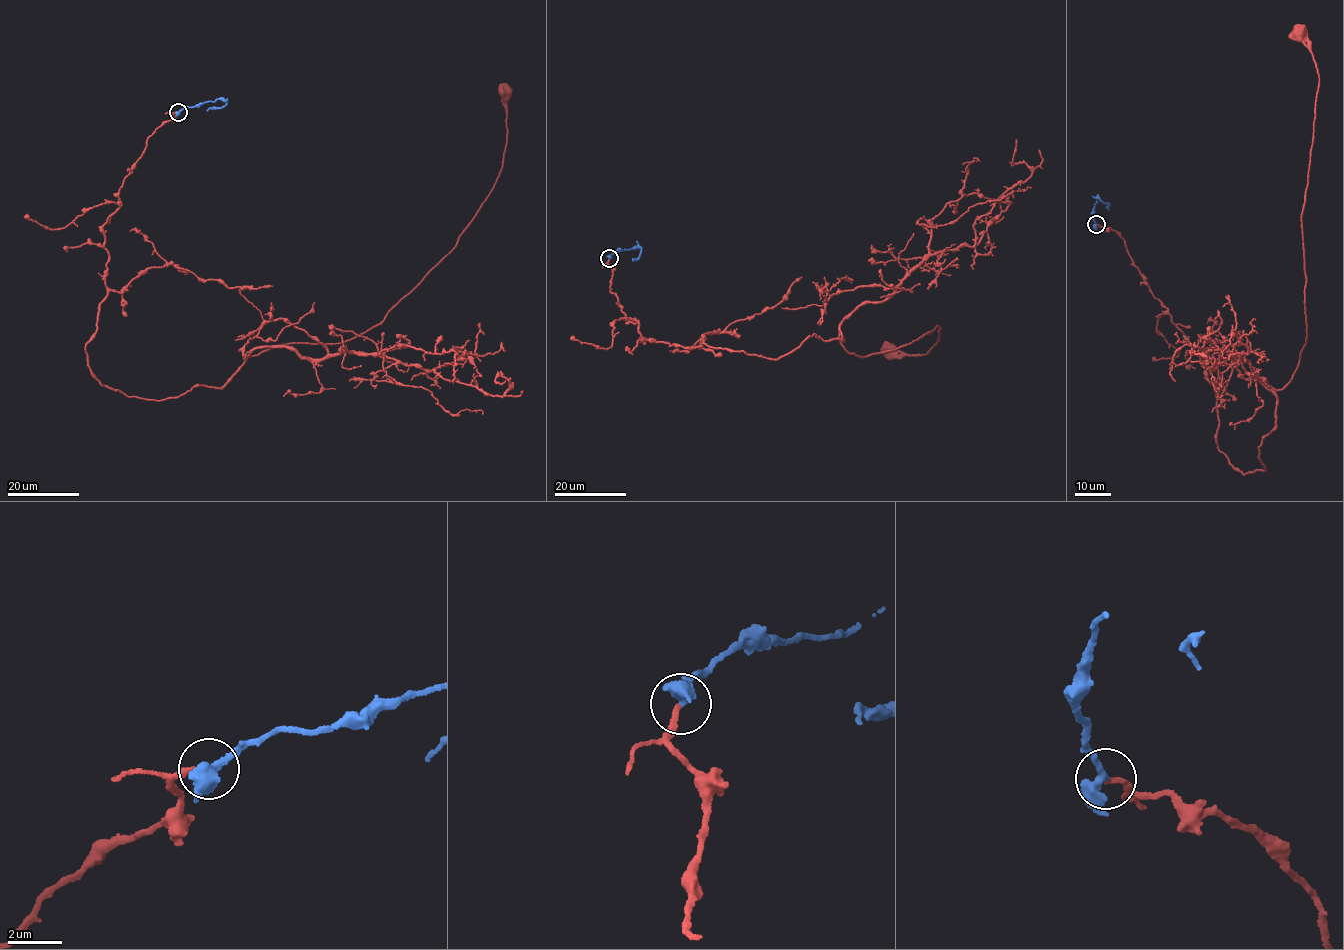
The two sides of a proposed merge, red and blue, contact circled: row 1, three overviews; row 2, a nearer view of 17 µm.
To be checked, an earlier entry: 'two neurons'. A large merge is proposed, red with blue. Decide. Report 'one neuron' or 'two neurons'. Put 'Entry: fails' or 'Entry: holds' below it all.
one neuron
Entry: fails

